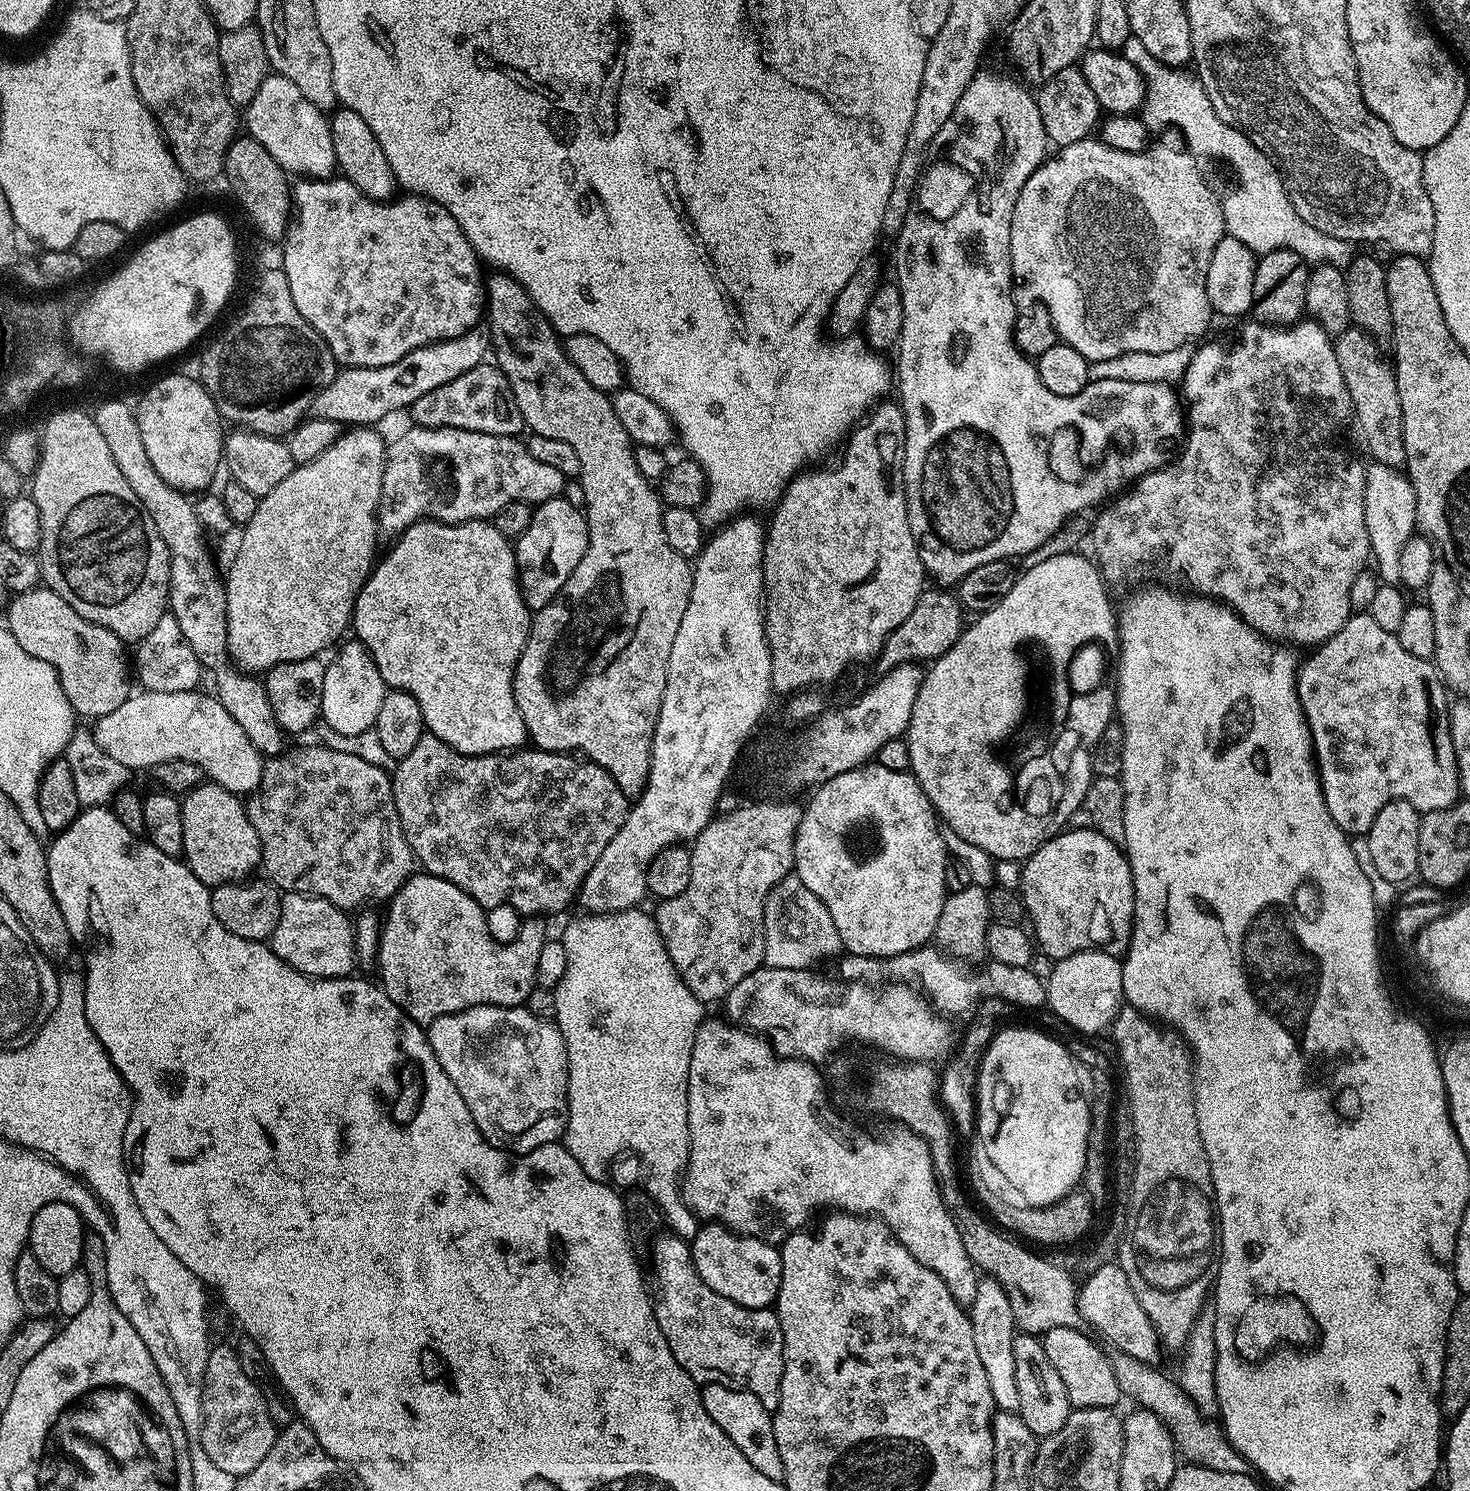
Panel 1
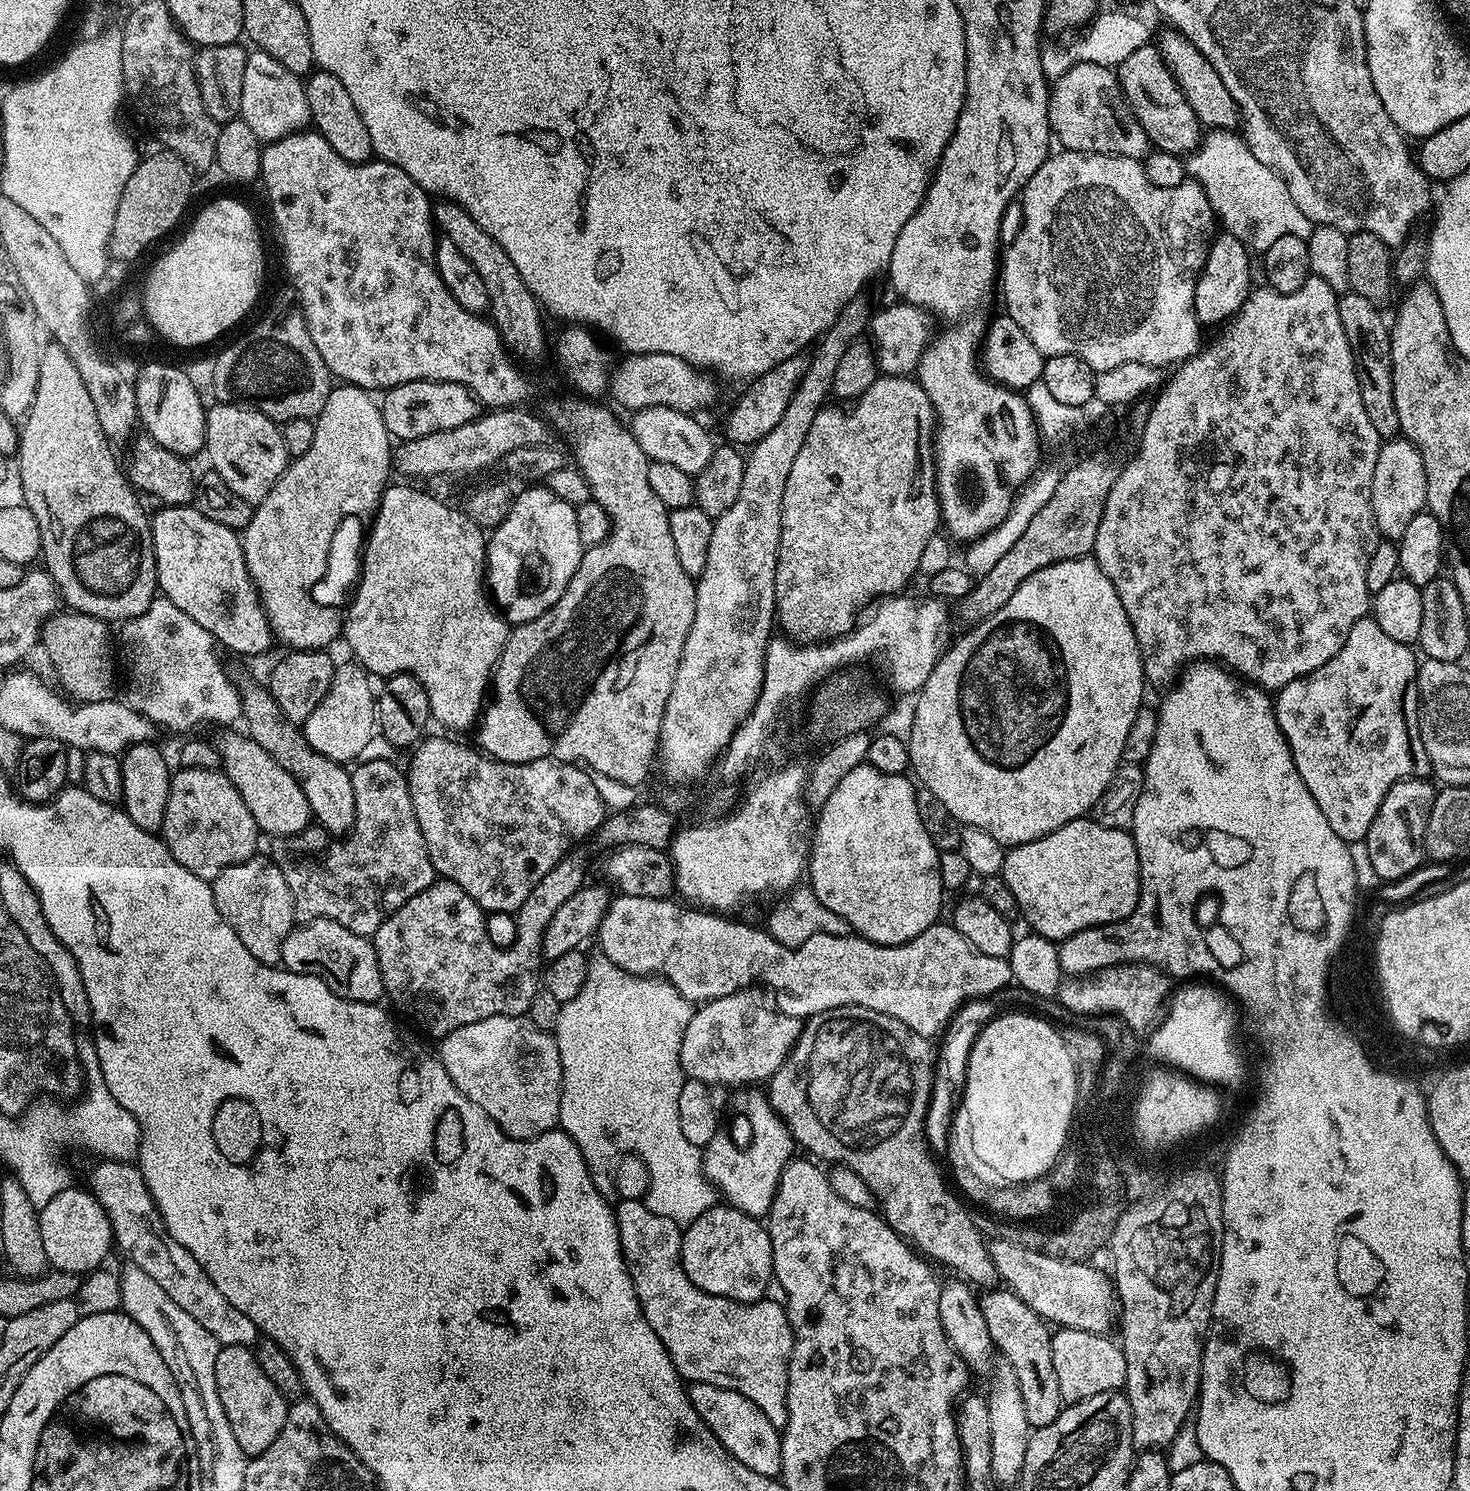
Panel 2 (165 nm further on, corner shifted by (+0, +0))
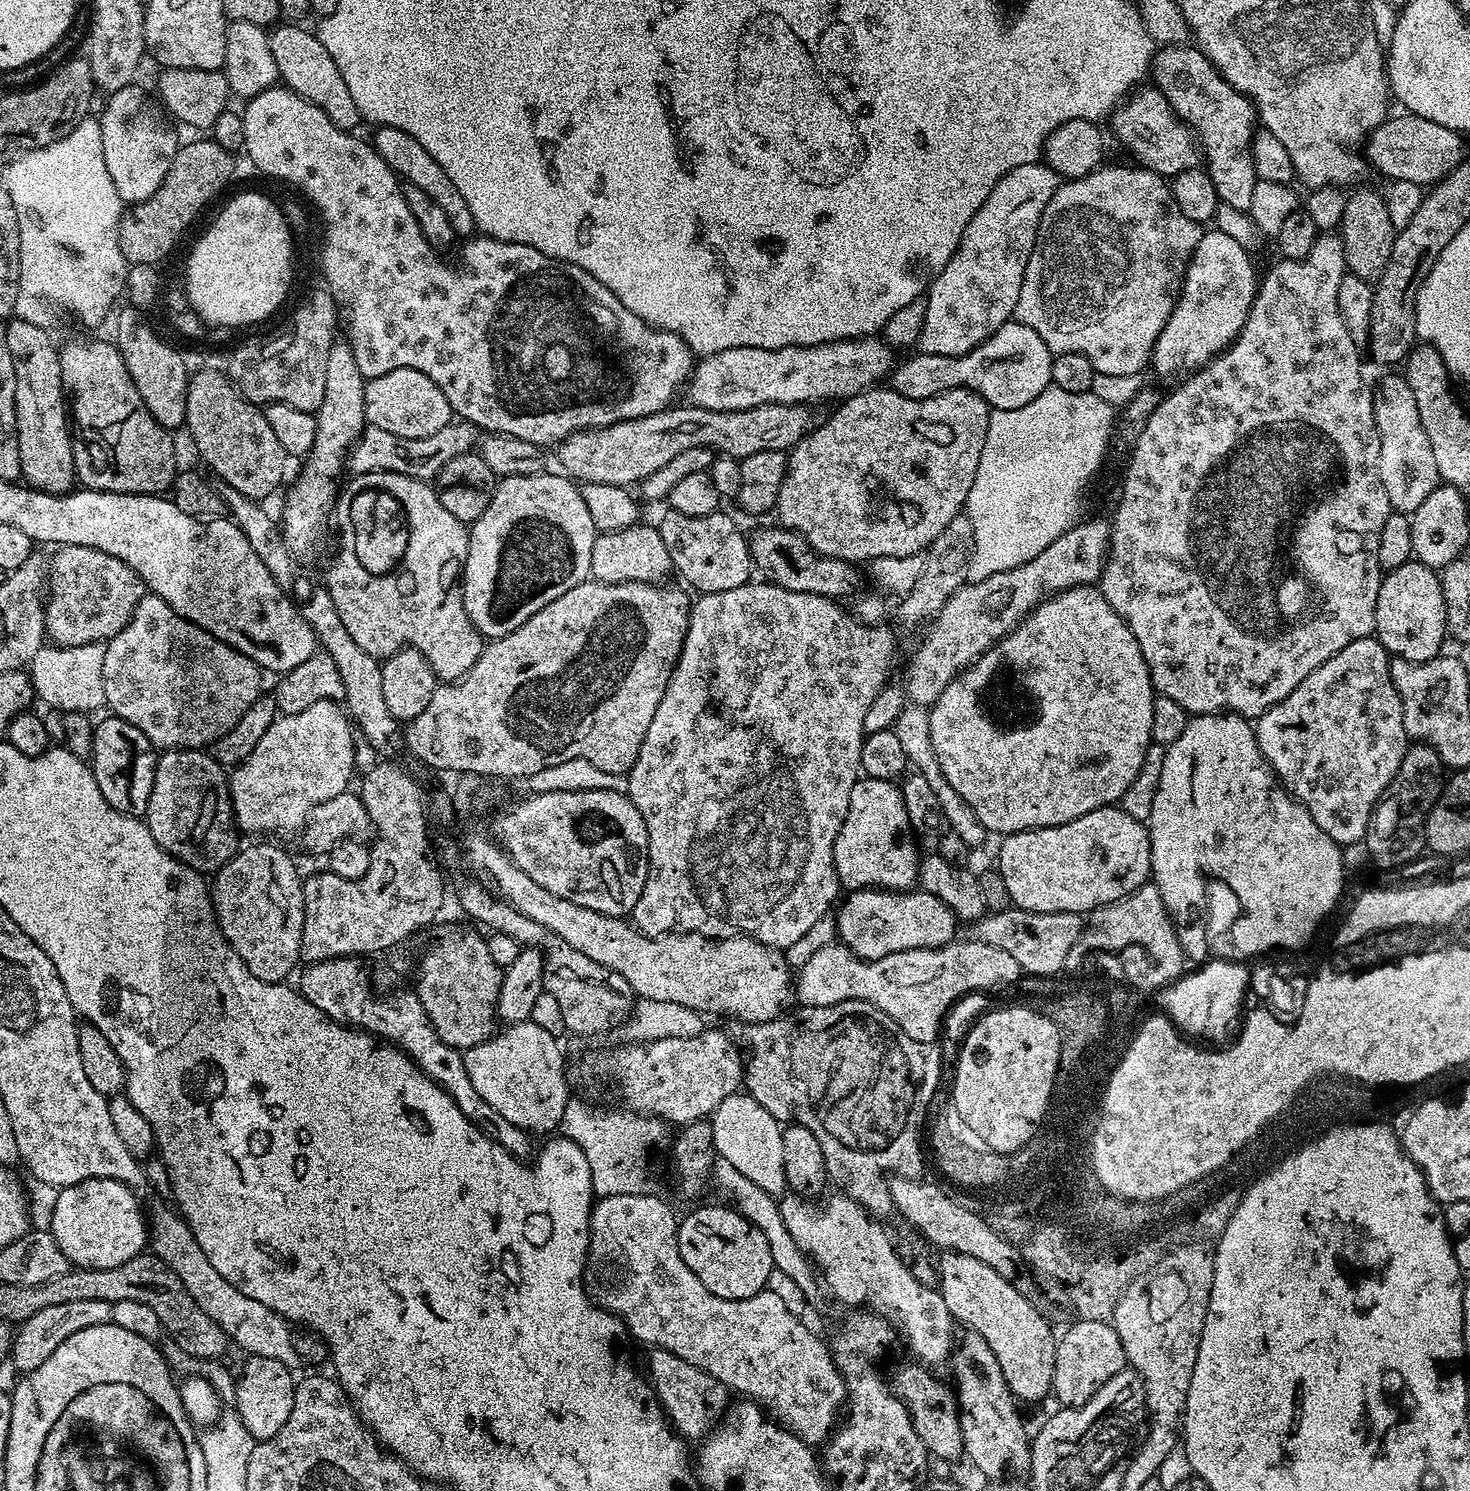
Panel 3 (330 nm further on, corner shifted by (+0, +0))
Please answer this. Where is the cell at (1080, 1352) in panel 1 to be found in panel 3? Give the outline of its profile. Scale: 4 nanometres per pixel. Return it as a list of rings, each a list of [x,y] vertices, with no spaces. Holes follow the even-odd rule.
[[[1077,1319],[1075,1323],[1064,1333],[1059,1333],[1054,1354],[1054,1382],[1051,1395],[1056,1396],[1057,1405],[1065,1408],[1077,1408],[1090,1402],[1090,1398],[1094,1398],[1094,1394],[1098,1394],[1098,1390],[1102,1390],[1102,1386],[1106,1386],[1106,1382],[1114,1378],[1114,1374],[1125,1371],[1126,1368],[1122,1338],[1118,1338],[1116,1329],[1107,1319]]]

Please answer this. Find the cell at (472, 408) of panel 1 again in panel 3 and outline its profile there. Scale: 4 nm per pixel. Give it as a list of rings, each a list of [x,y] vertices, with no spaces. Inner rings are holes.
[[[399,368],[365,383],[364,419],[371,427],[378,430],[390,430],[390,434],[398,434],[402,438],[426,438],[437,430],[442,430],[442,426],[453,423],[454,413],[450,402],[446,402],[446,394],[442,394],[442,390],[438,390],[438,386],[434,386],[434,382],[426,378],[426,374],[418,370]]]

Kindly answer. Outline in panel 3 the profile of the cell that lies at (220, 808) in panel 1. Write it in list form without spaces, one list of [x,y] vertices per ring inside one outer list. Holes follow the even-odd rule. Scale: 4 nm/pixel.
[[[164,750],[156,757],[154,790],[150,790],[150,802],[146,806],[143,819],[150,834],[154,834],[154,842],[158,842],[162,850],[201,874],[219,872],[222,865],[238,851],[238,829],[236,818],[232,814],[232,796],[228,792],[229,779],[225,765],[218,763],[204,750]]]

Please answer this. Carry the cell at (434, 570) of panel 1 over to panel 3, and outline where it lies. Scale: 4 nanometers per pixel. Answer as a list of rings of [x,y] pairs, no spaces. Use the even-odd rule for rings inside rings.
[[[367,472],[361,476],[352,476],[349,481],[348,489],[346,489],[346,484],[343,491],[337,495],[334,509],[334,521],[336,520],[336,528],[340,531],[340,553],[333,558],[328,573],[322,579],[328,589],[330,598],[334,600],[334,607],[339,617],[342,618],[347,633],[354,638],[355,642],[358,642],[358,646],[366,654],[377,658],[393,656],[399,648],[409,646],[416,648],[424,655],[426,662],[430,662],[437,681],[461,680],[470,670],[470,666],[474,666],[474,662],[478,662],[486,643],[485,637],[481,636],[480,631],[470,622],[470,618],[464,609],[464,597],[458,587],[458,581],[462,576],[464,559],[468,553],[469,529],[462,522],[458,522],[458,518],[454,518],[454,514],[450,514],[450,510],[446,510],[446,506],[442,506],[442,502],[436,497],[436,489],[431,483],[415,480],[406,474],[394,474],[393,472]]]

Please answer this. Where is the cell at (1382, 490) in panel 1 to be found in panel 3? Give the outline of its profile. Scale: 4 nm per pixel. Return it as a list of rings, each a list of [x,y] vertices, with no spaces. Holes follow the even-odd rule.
[[[1390,374],[1373,387],[1372,405],[1380,436],[1377,472],[1393,511],[1411,514],[1439,487],[1434,450],[1422,428],[1417,402],[1403,375]]]

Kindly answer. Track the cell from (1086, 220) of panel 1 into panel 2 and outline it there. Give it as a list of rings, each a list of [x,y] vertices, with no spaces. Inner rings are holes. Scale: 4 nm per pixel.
[[[1060,150],[1049,155],[1045,164],[1028,179],[1022,189],[1024,200],[1024,221],[1020,224],[1020,233],[1012,240],[1012,245],[1002,252],[1002,263],[998,268],[998,284],[1004,287],[1003,311],[1038,346],[1044,357],[1058,354],[1074,354],[1086,362],[1092,371],[1099,374],[1106,370],[1114,370],[1114,366],[1122,366],[1122,362],[1142,362],[1165,366],[1179,366],[1184,361],[1195,356],[1202,347],[1200,331],[1202,325],[1194,310],[1194,290],[1208,257],[1209,247],[1218,228],[1216,213],[1213,212],[1206,190],[1195,180],[1188,178],[1184,183],[1173,188],[1154,186],[1146,178],[1143,163],[1131,160],[1128,156],[1105,156],[1103,152],[1070,152]]]

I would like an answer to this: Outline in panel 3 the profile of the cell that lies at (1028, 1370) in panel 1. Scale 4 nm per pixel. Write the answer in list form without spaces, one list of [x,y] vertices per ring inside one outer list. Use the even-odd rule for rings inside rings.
[[[943,1251],[936,1260],[938,1289],[950,1310],[953,1321],[960,1320],[967,1331],[986,1338],[986,1346],[994,1350],[1002,1378],[1017,1401],[1040,1400],[1052,1391],[1054,1354],[1057,1333],[1052,1333],[1048,1320],[1012,1284],[1009,1277],[998,1274],[978,1258],[961,1252]]]

